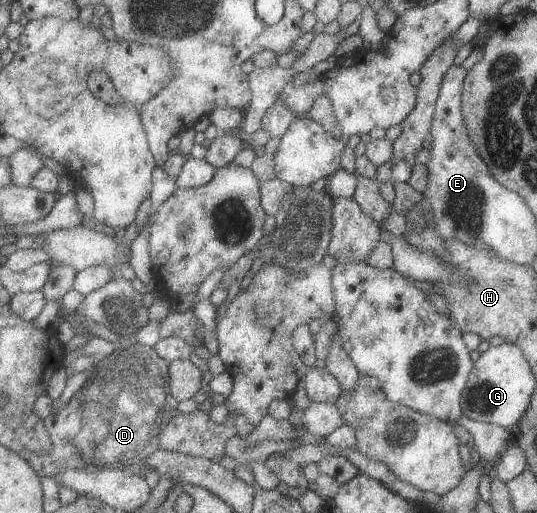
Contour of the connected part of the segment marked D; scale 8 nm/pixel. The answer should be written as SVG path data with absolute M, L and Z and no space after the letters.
M141 343L129 346L127 349L115 350L94 369L94 373L83 386L56 414L50 413L44 421L50 437L54 440L54 448L45 452L29 452L22 454L40 476L53 477L64 470L86 470L98 472L102 470L122 470L141 463L152 455L162 442L159 438L171 419L177 416L177 403L169 393L170 362L166 361L155 346Z

